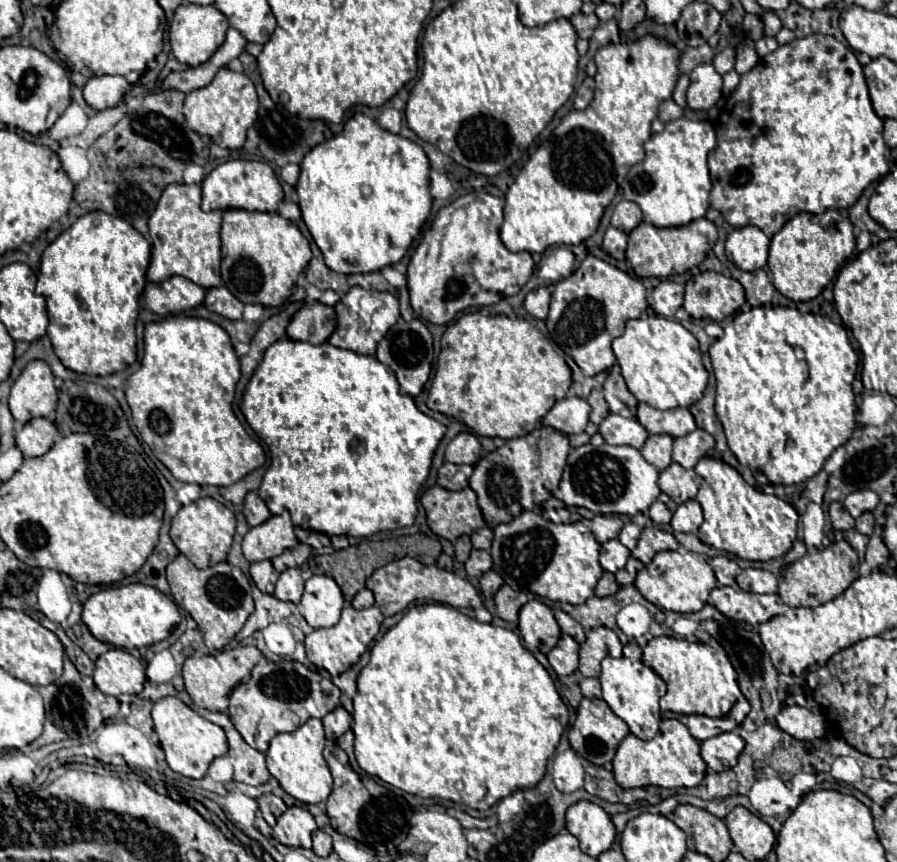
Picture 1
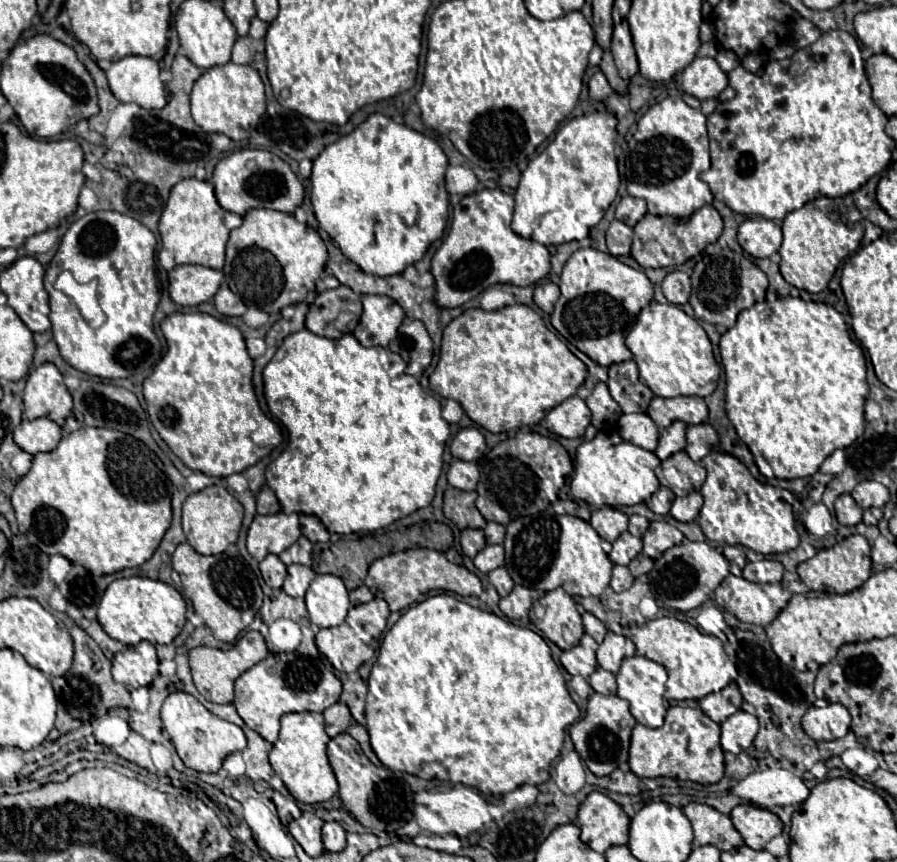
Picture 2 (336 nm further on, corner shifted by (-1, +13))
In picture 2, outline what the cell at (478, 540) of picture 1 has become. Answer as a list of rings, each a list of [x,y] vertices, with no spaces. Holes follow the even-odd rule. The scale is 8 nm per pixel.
[[[489,522],[485,528],[485,538],[487,538],[487,544],[503,544],[505,526],[497,524],[497,522]]]

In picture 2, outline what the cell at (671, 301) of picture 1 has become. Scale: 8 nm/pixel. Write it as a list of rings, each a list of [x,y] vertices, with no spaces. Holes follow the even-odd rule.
[[[669,272],[661,282],[663,294],[671,304],[687,304],[691,296],[691,280],[685,272]]]

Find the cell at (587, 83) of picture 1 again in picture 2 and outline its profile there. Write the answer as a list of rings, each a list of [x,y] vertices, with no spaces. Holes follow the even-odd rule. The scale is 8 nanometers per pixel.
[[[597,70],[597,72],[591,76],[591,80],[589,80],[589,98],[591,98],[593,102],[601,102],[601,100],[605,100],[605,98],[611,96],[611,94],[613,94],[613,88],[609,86],[605,74],[603,74],[601,70]]]

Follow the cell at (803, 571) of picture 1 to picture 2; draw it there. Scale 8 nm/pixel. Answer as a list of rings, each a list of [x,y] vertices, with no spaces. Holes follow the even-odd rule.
[[[853,534],[838,542],[833,548],[819,550],[813,558],[801,562],[797,566],[801,582],[815,592],[827,592],[827,594],[847,594],[855,588],[859,588],[871,574],[873,574],[873,562],[871,562],[871,546],[865,536]]]

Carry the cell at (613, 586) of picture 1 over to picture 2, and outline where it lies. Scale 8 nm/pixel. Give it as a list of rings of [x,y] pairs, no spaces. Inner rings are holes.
[[[615,566],[613,568],[613,578],[611,578],[611,588],[615,592],[623,592],[623,590],[629,590],[631,584],[633,584],[633,576],[629,572],[627,566]]]

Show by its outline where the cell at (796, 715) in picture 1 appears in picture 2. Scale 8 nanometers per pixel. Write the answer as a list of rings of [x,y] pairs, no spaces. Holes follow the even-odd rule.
[[[829,704],[825,708],[809,708],[803,716],[803,730],[813,740],[837,740],[849,732],[851,716],[845,706]]]

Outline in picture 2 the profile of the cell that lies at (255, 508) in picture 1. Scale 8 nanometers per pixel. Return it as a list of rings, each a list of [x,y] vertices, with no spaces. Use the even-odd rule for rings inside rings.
[[[263,486],[261,492],[257,494],[257,514],[277,514],[281,510],[281,504],[275,496],[275,492],[271,492],[271,488]]]

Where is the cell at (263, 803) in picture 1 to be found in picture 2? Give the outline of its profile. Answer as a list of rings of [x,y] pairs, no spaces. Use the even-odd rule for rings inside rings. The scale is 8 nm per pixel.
[[[275,792],[271,800],[273,800],[273,804],[277,806],[277,814],[279,814],[279,818],[281,818],[283,824],[289,824],[291,820],[295,820],[295,818],[301,816],[301,810],[299,810],[299,806],[297,806],[295,800],[285,798],[285,796],[279,794],[279,792]]]

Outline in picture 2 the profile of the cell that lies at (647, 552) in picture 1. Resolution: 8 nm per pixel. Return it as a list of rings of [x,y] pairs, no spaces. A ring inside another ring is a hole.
[[[665,520],[651,522],[643,536],[643,554],[653,560],[659,560],[665,550],[669,550],[681,542],[683,542],[683,534],[675,526],[667,524]]]

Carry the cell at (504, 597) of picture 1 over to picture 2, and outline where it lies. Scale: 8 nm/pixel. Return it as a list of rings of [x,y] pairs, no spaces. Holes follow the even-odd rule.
[[[515,586],[509,596],[501,598],[499,608],[509,620],[523,620],[523,618],[527,618],[529,608],[537,598],[539,598],[537,590],[531,590],[525,586]]]

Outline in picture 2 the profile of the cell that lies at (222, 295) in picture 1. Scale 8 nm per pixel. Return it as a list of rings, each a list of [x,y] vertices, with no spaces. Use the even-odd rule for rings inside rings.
[[[225,284],[215,294],[213,304],[215,304],[217,312],[221,312],[223,316],[243,316],[245,310],[247,310],[247,306],[243,304],[243,300],[239,300],[239,296],[235,296]]]

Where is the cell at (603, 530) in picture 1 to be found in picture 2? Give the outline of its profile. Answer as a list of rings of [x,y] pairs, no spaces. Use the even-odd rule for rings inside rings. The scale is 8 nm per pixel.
[[[611,506],[595,510],[589,522],[595,528],[595,532],[609,542],[615,542],[627,530],[627,516]]]

